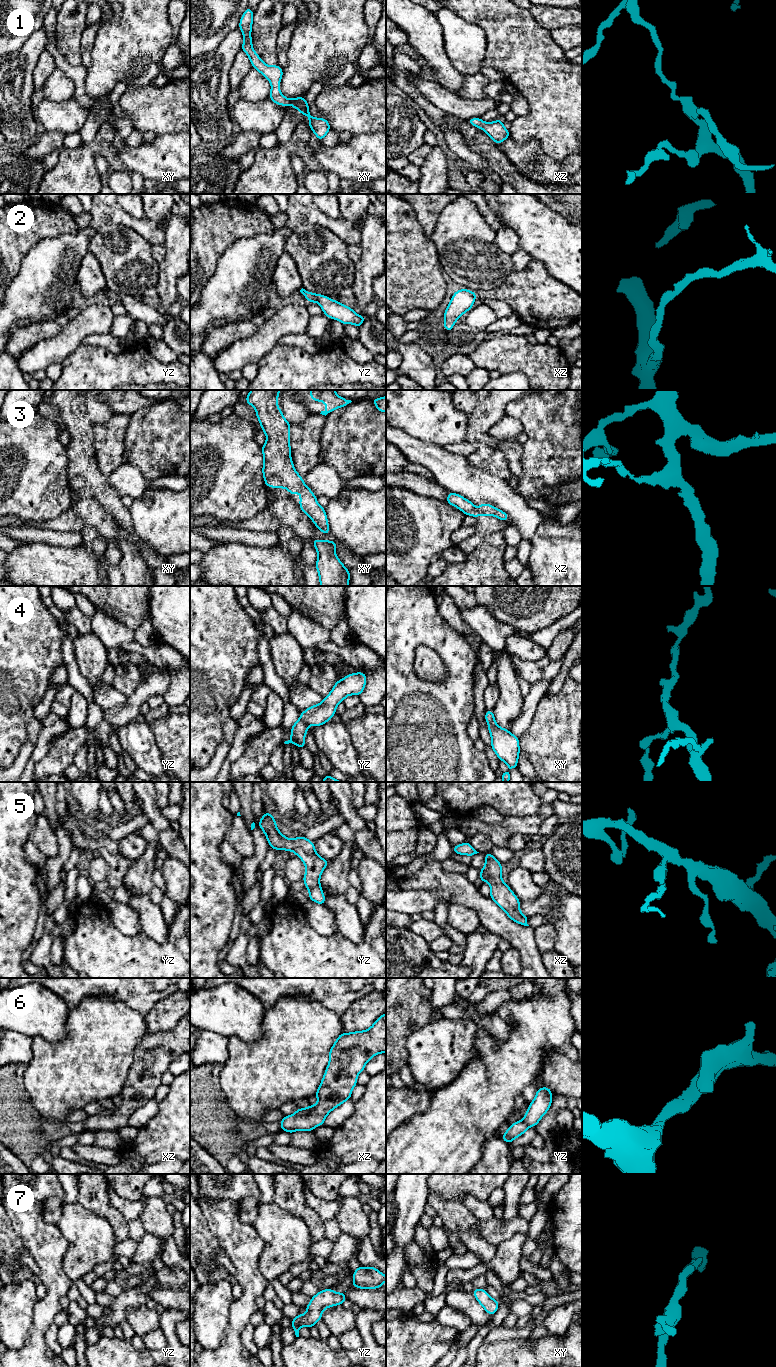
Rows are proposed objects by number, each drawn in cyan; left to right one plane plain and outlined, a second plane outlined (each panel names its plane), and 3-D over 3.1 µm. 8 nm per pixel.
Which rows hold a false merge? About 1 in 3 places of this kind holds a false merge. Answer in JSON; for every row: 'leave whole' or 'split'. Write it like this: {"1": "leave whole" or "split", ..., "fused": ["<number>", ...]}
{"1": "leave whole", "2": "leave whole", "3": "leave whole", "4": "leave whole", "5": "leave whole", "6": "leave whole", "7": "leave whole", "fused": []}

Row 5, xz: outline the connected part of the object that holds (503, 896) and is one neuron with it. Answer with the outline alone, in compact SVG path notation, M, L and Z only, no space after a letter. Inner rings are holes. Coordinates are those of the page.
M485 853L485 865L480 870L480 882L485 881L490 884L490 898L502 908L507 916L518 924L527 924L528 916L520 911L520 900L502 880L502 864L490 853Z

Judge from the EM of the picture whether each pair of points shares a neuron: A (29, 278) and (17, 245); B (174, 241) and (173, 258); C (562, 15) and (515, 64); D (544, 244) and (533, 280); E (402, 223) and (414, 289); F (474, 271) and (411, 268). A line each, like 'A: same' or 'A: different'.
A: different
B: same
C: different
D: different
E: same
F: different

